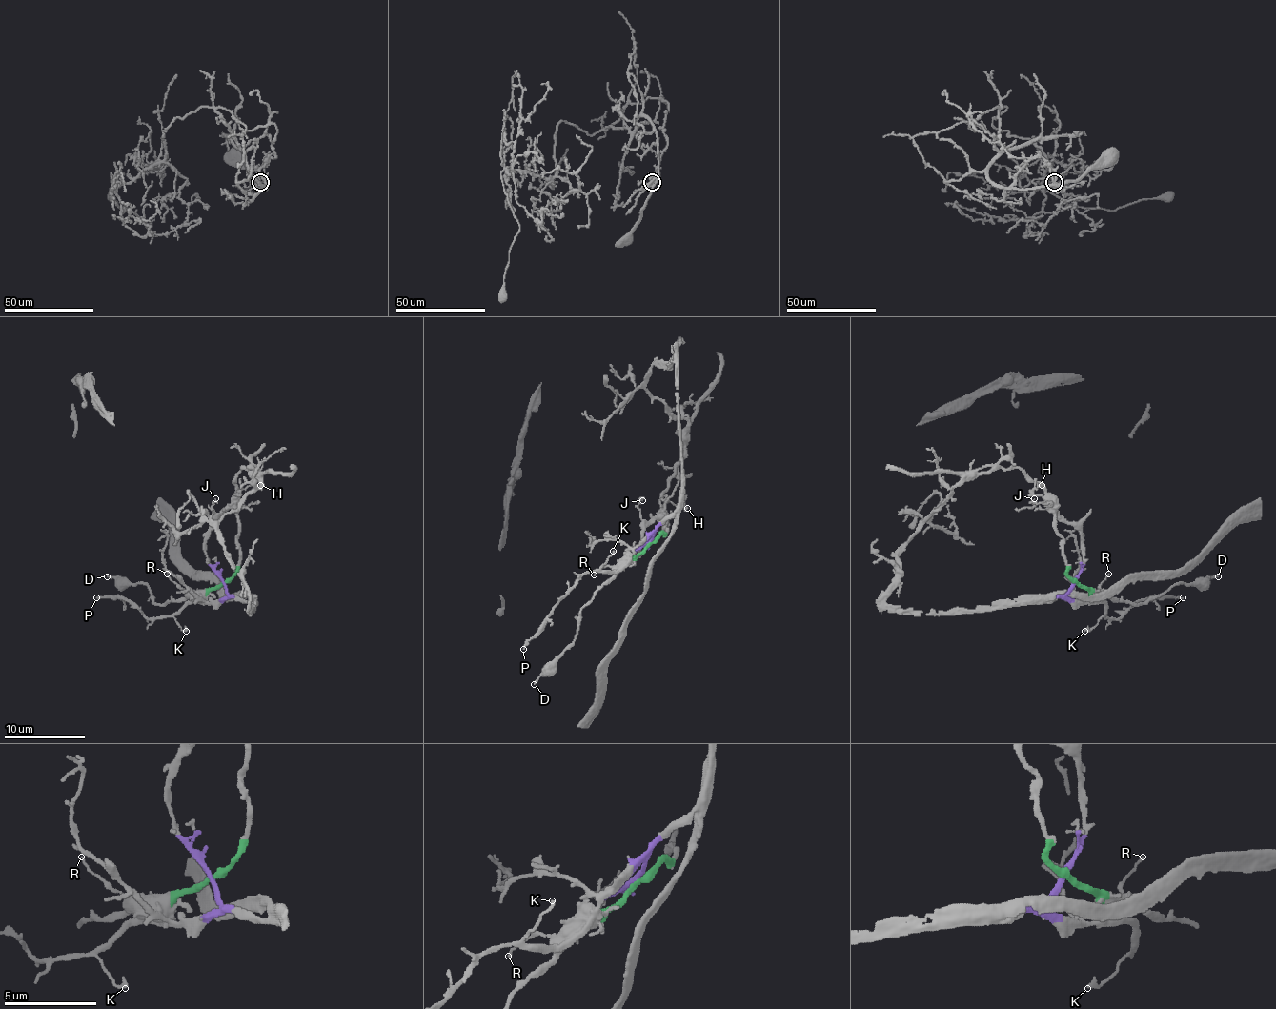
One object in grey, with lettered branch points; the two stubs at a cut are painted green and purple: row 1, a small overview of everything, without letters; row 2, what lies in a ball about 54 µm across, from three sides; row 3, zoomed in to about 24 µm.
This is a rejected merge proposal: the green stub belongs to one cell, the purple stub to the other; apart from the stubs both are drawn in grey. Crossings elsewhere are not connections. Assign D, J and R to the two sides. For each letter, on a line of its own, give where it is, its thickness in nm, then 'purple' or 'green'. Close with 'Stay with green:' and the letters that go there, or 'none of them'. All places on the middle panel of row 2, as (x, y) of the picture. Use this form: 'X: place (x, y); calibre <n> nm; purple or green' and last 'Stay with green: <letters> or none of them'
D: place (534, 684); calibre 160 nm; green
J: place (642, 500); calibre 150 nm; purple
R: place (594, 575); calibre 80 nm; green
Stay with green: D, R

